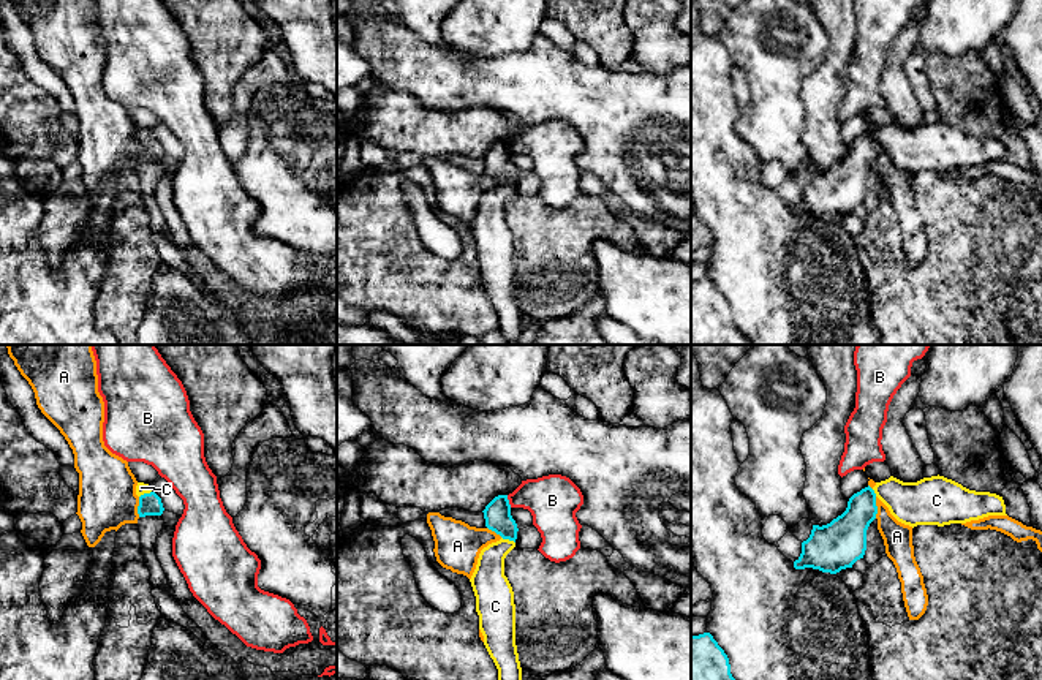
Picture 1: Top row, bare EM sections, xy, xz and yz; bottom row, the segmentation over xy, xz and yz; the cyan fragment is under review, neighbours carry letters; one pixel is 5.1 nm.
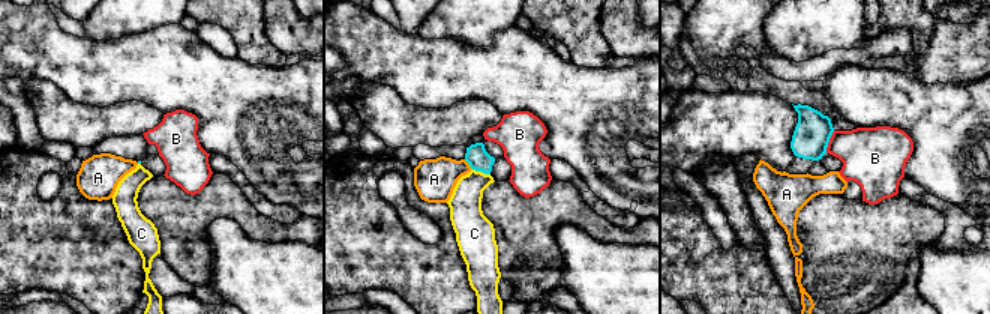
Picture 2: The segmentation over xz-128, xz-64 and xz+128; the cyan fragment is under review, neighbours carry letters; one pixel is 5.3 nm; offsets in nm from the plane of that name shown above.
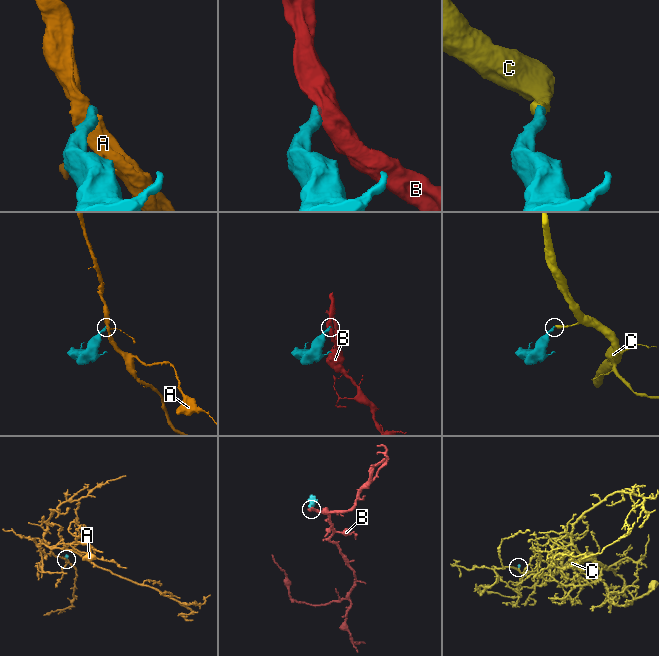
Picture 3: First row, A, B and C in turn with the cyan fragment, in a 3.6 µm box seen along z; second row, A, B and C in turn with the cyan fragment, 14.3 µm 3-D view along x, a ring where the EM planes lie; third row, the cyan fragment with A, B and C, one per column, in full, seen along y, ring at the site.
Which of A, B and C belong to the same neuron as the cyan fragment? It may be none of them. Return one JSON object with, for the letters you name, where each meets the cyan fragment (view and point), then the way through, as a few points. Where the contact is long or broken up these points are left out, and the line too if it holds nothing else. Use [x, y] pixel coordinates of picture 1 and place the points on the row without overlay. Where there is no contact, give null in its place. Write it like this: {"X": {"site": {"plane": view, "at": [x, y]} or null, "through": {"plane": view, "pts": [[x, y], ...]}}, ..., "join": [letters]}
{"C": {"site": {"plane": "xz", "at": [508, 184]}, "through": {"plane": "xz", "pts": [[497, 160], [508, 176], [508, 184], [490, 206], [489, 228]]}}, "join": ["C"]}

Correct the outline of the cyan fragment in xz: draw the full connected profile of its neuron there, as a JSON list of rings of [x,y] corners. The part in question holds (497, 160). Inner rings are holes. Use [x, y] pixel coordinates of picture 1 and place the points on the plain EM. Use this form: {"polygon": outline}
{"polygon": [[[508,141],[495,142],[482,158],[485,172],[501,185],[481,196],[470,228],[476,242],[479,275],[498,315],[498,327],[509,345],[517,345],[522,334],[522,313],[515,291],[514,237],[504,221],[504,204],[515,193],[519,174],[511,161]]]}

